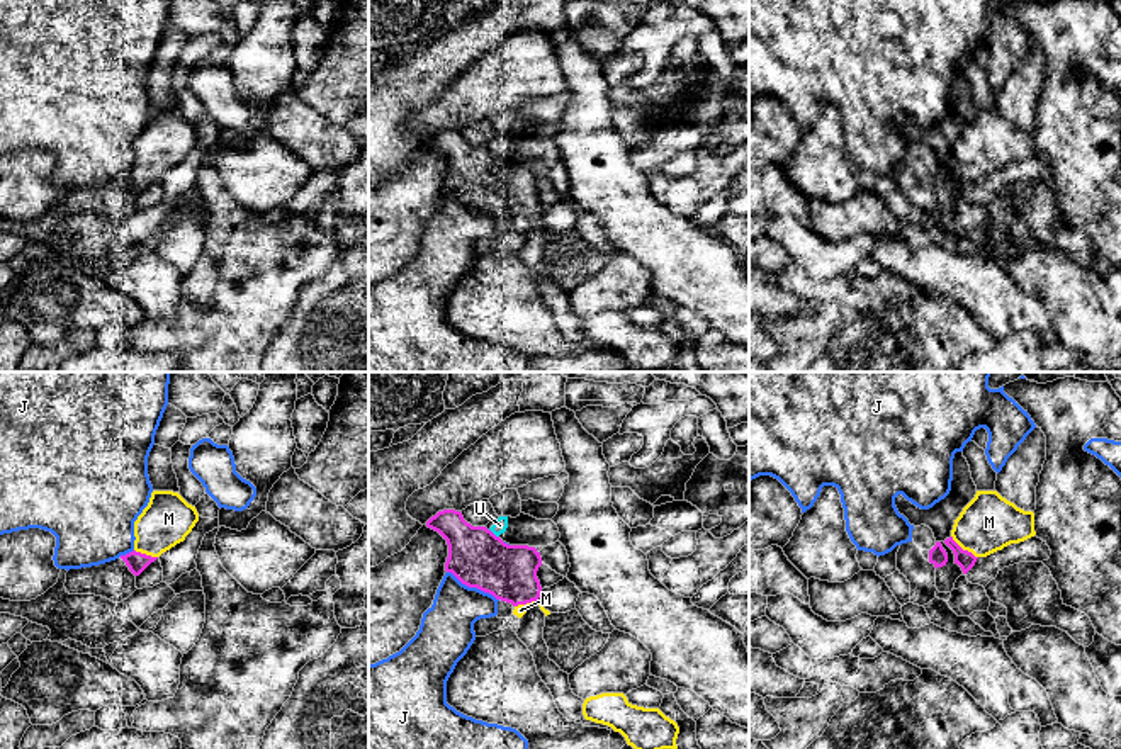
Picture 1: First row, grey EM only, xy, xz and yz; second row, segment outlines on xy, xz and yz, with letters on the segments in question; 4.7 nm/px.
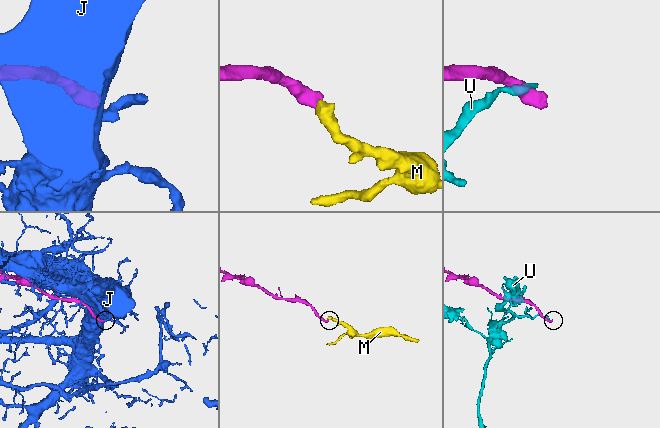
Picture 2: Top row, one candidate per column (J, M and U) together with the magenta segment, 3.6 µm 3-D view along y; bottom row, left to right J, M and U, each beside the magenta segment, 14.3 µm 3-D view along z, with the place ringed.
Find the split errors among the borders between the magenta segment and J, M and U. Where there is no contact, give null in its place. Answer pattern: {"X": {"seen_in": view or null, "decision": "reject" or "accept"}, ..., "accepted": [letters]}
{"J": {"seen_in": "xz", "decision": "reject"}, "M": {"seen_in": "yz", "decision": "accept"}, "U": {"seen_in": "xz", "decision": "reject"}, "accepted": ["M"]}

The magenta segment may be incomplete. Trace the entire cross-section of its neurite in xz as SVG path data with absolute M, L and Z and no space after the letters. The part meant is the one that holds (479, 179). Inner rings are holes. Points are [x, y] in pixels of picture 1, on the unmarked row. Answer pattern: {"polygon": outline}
{"polygon": "M443 129L426 141L448 165L445 190L462 204L511 222L521 238L538 221L542 206L537 190L540 172L528 165L508 165L486 146L472 146L460 131Z"}

